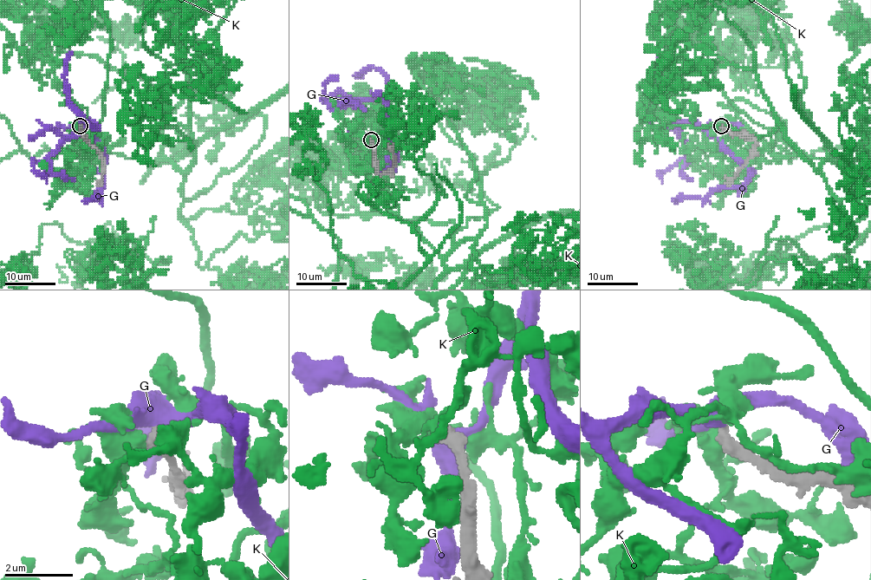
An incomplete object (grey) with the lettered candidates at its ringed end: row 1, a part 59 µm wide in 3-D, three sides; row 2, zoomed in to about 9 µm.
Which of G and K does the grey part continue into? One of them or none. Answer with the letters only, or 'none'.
none

